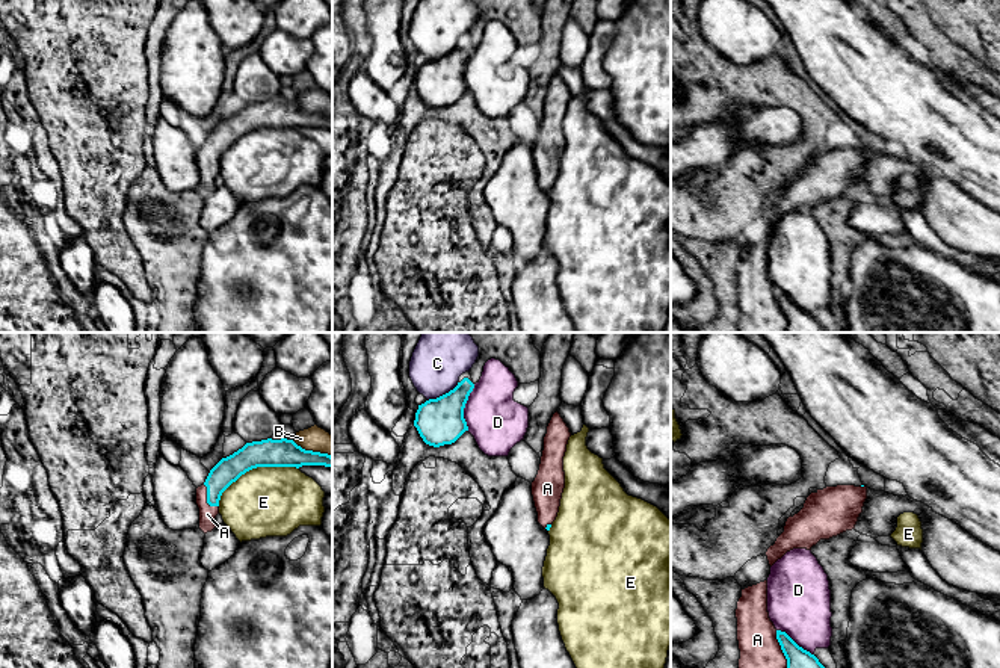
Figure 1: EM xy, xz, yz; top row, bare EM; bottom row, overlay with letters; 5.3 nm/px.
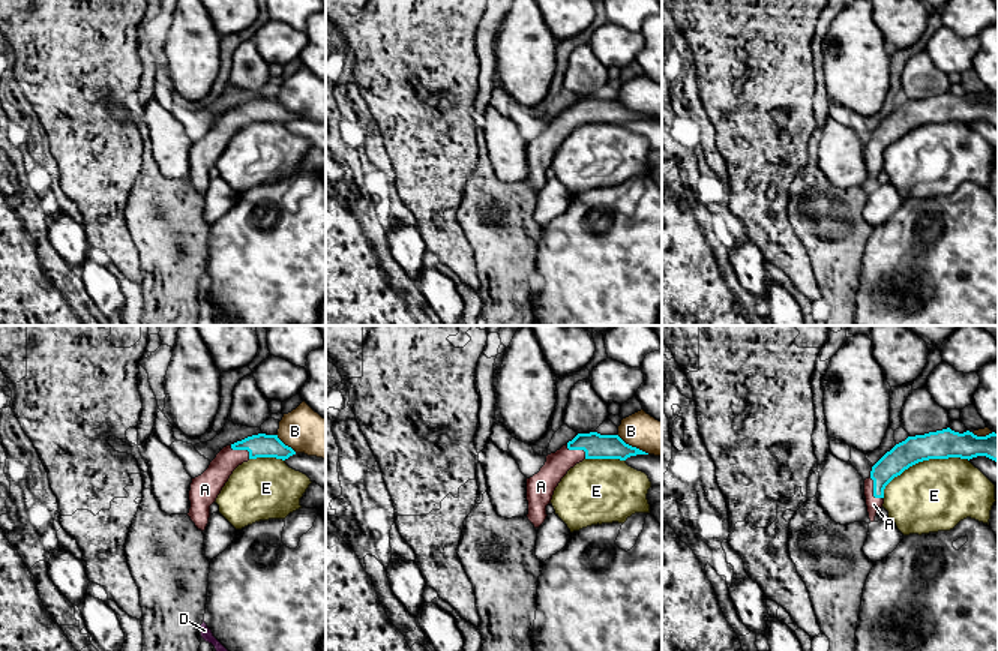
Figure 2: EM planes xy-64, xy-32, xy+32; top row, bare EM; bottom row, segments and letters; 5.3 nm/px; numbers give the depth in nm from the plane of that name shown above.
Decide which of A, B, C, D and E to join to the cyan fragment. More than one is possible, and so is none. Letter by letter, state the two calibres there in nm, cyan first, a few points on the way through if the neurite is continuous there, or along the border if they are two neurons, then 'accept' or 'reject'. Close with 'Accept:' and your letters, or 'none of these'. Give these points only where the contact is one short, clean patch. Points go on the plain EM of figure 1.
A: calibres 140 and 90 nm; accept
B: calibres 150 and 130 nm; reject
C: calibres 240 and 280 nm; reject
D: calibres 240 and 300 nm; reject
E: calibres 150 and 360 nm; reject
Accept: A

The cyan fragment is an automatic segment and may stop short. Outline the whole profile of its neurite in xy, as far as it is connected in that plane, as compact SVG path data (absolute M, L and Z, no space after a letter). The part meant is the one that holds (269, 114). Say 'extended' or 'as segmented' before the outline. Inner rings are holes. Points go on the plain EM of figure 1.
extended; M261 101L246 104L233 116L222 119L208 135L205 144L196 150L199 169L199 190L207 195L216 186L222 154L246 133L257 128L302 128L325 127L332 130L332 118L328 115L305 112L293 101Z

